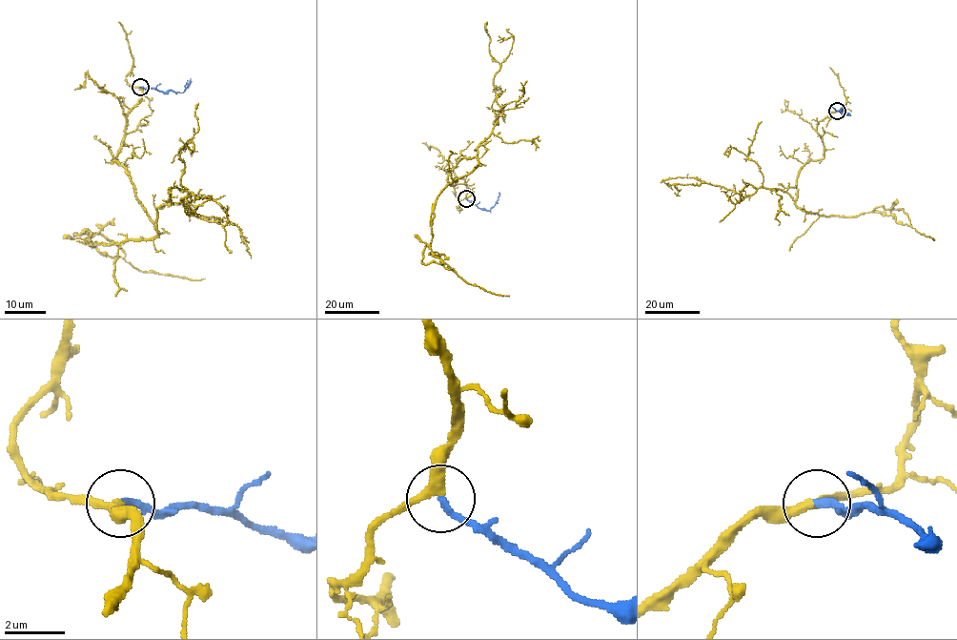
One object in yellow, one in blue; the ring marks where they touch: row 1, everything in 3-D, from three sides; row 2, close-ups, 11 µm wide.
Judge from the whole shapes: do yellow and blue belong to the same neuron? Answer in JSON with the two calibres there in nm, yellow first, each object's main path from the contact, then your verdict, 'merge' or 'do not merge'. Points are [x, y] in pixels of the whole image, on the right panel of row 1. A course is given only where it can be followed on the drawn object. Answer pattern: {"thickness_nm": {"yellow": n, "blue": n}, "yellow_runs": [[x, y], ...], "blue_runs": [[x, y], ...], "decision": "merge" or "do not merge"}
{"thickness_nm": {"yellow": 300, "blue": 220}, "yellow_runs": [[837, 111], [818, 123], [824, 157], [803, 167], [796, 204], [848, 217], [902, 209], [911, 227], [934, 238]], "blue_runs": [[837, 111], [848, 113], [844, 114], [830, 105]], "decision": "merge"}

